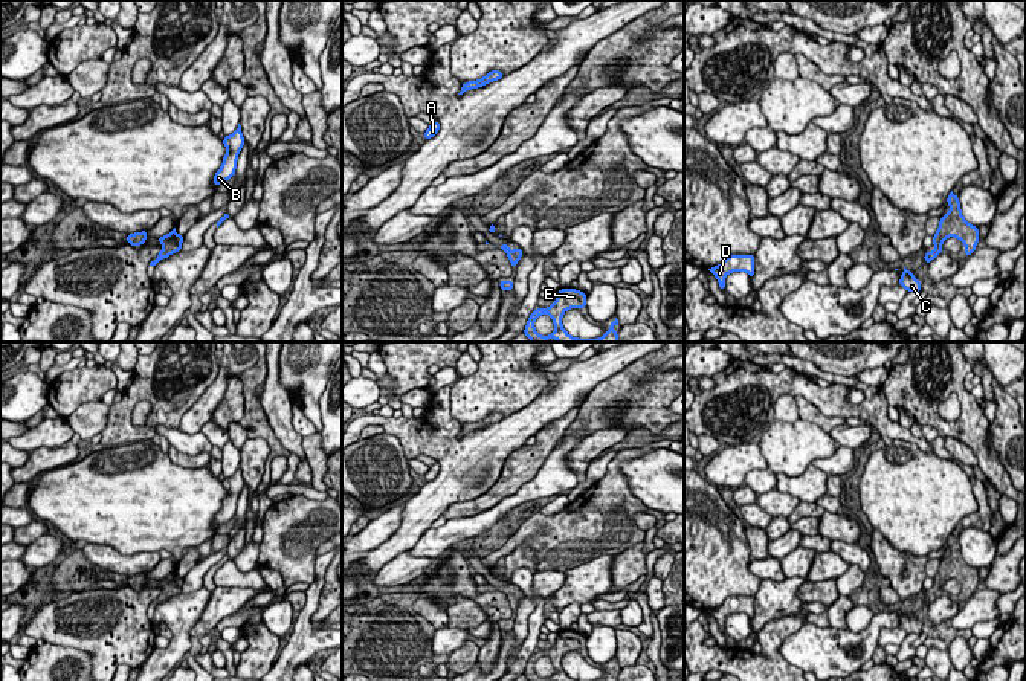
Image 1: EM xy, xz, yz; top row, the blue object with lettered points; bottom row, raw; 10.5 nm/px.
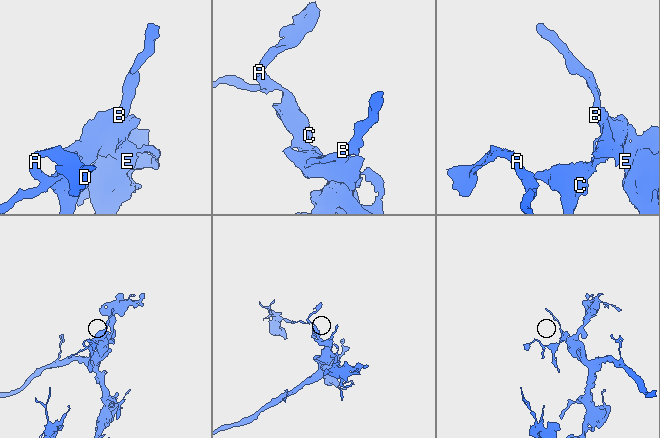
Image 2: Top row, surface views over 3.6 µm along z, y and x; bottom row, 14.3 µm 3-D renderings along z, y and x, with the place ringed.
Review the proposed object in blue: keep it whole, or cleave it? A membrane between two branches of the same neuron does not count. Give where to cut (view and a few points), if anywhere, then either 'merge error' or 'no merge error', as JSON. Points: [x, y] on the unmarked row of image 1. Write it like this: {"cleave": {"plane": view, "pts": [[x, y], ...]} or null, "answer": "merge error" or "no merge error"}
{"cleave": null, "answer": "no merge error"}

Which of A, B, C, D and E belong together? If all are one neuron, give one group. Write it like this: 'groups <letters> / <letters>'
groups A B C D E

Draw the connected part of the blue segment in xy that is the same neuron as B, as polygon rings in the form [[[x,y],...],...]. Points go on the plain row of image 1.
[[[238,466],[237,472],[231,478],[224,478],[223,486],[227,492],[223,499],[221,510],[214,516],[214,527],[229,522],[237,512],[237,501],[244,487],[244,479],[241,475],[241,467]]]

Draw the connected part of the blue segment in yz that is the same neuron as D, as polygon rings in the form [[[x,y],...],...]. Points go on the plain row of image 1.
[[[728,597],[719,608],[708,611],[725,632],[725,618],[731,614],[747,614],[754,620],[754,597]]]

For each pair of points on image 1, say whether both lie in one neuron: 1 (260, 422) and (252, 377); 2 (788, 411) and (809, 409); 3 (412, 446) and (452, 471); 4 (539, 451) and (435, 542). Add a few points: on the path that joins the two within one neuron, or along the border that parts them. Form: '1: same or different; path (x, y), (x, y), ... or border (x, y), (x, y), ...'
1: same; path (254, 411), (251, 388)
2: different; border (794, 397), (799, 417)
3: same; path (423, 446), (432, 446), (446, 460)
4: different; border (500, 501), (472, 515), (461, 515), (448, 521)

